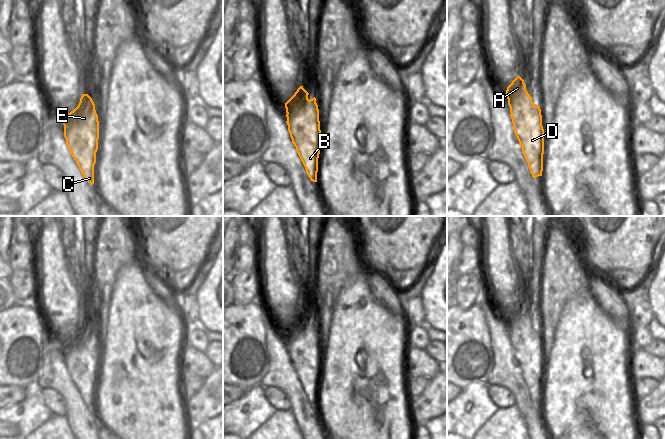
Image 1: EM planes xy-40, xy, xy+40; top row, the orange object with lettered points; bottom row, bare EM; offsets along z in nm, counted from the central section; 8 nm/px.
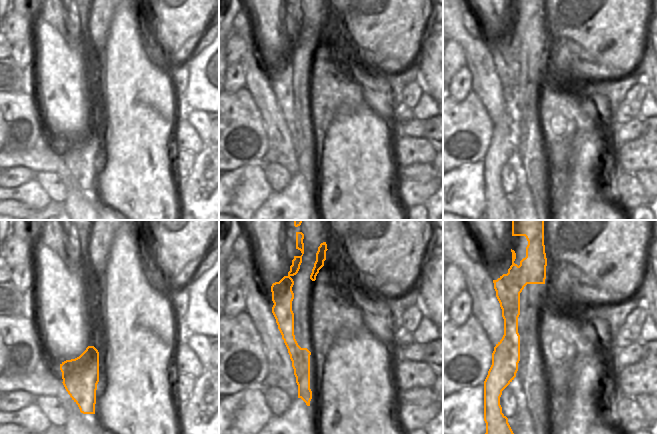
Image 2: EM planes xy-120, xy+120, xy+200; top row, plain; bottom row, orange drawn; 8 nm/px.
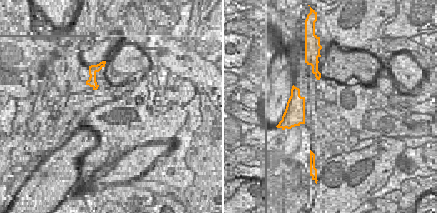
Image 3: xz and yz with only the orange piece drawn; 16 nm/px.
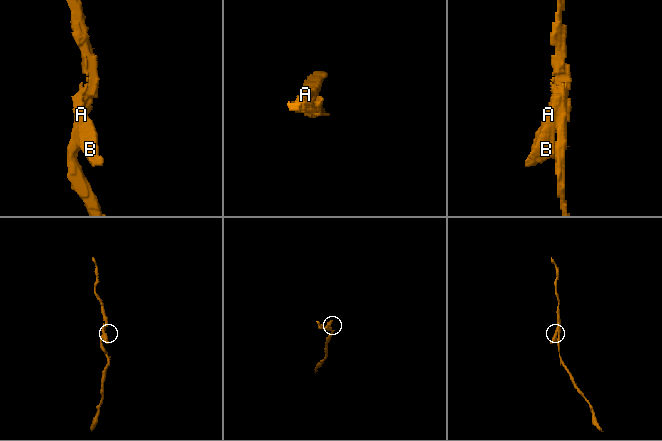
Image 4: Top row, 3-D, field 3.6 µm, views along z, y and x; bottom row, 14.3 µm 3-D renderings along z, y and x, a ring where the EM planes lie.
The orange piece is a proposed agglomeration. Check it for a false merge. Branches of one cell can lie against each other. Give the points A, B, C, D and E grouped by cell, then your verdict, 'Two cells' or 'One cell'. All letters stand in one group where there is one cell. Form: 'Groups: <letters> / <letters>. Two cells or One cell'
Groups: A / B C D E. Two cells

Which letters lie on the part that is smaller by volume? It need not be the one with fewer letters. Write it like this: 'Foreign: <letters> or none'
Foreign: B, C, D, E

